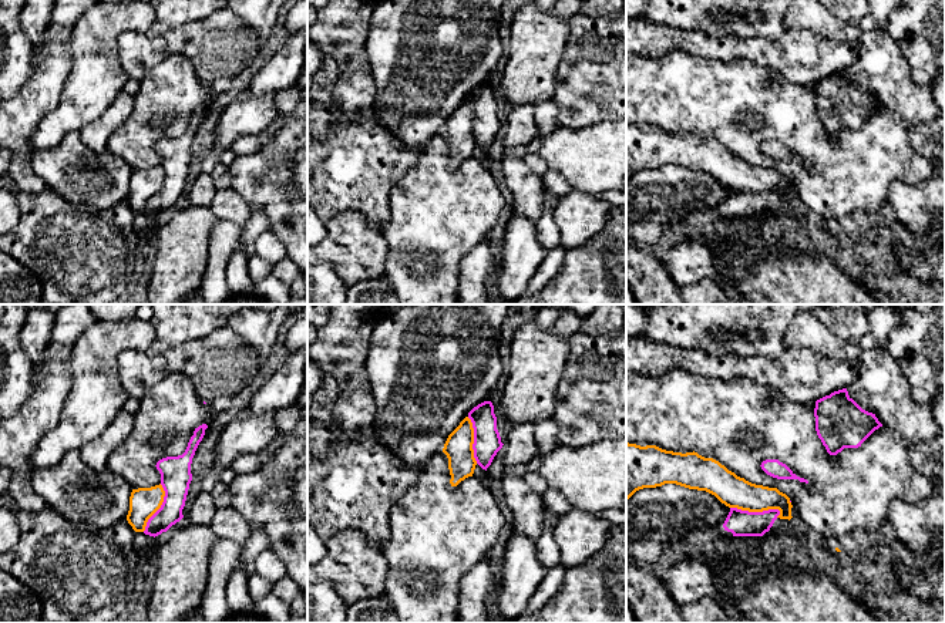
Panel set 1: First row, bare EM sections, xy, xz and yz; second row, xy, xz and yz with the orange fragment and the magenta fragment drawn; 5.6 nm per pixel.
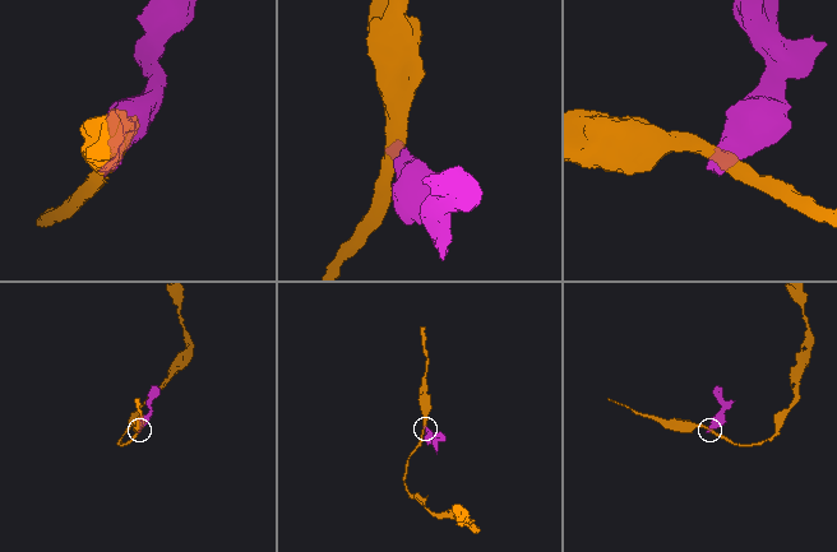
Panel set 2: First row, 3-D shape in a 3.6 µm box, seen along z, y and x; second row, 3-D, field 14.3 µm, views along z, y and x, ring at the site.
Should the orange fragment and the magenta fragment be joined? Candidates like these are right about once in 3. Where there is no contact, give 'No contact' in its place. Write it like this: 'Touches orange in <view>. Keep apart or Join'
Touches orange in yz. Keep apart

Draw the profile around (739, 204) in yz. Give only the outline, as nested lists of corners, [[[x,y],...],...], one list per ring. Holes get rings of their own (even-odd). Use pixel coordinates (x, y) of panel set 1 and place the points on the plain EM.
[[[730,189],[724,205],[717,208],[717,215],[729,220],[732,218],[763,218],[770,212],[778,196],[778,191],[749,193]]]

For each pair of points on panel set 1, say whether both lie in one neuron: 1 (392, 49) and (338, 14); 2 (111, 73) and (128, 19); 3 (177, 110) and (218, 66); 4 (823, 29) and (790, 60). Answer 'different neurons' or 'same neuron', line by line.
1: different neurons
2: same neuron
3: different neurons
4: different neurons

